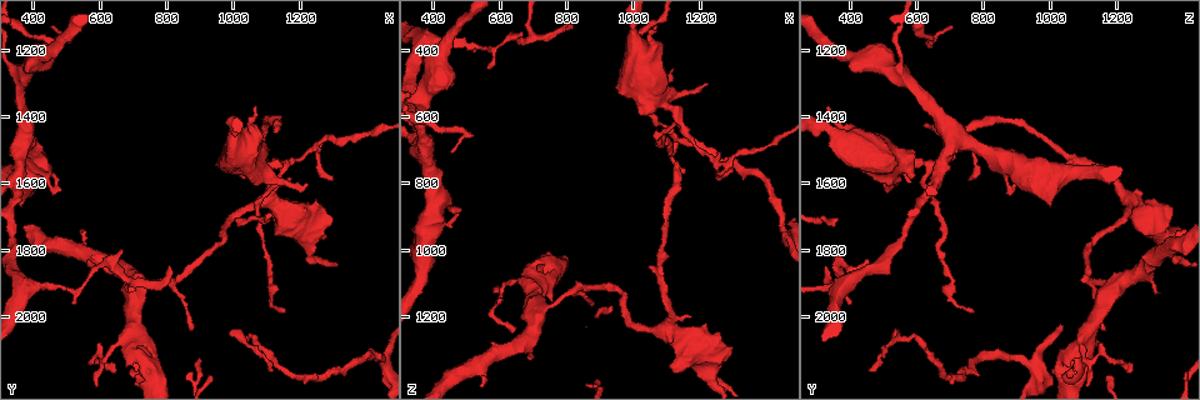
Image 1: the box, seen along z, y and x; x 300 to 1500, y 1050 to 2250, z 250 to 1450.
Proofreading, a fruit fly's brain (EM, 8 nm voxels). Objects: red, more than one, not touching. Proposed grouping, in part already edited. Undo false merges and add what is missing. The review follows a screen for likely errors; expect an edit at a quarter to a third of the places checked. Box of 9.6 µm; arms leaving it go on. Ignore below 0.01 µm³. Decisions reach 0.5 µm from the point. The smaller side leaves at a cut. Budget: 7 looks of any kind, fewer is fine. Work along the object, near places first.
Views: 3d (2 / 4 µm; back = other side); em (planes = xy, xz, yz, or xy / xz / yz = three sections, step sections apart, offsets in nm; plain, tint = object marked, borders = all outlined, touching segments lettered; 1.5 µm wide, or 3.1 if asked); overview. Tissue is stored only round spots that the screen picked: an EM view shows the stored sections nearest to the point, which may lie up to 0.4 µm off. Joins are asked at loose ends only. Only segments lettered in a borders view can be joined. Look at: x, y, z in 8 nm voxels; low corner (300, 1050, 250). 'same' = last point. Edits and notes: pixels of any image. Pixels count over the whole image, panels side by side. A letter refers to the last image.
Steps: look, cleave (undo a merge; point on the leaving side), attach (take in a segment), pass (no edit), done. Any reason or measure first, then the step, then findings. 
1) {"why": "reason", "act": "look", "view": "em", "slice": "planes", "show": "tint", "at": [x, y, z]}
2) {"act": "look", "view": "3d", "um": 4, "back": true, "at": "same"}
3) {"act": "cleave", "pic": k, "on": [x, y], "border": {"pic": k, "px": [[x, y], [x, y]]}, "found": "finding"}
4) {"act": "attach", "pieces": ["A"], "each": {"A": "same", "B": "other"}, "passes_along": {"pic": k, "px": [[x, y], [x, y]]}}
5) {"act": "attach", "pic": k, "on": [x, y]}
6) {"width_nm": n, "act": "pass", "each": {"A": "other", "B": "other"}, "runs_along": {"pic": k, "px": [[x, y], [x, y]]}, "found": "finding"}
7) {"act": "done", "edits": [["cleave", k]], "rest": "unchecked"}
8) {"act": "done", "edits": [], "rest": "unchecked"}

{"why": "an open end", "act": "look", "view": "em", "slice": "planes", "show": "borders", "at": [1070, 1380, 330]}

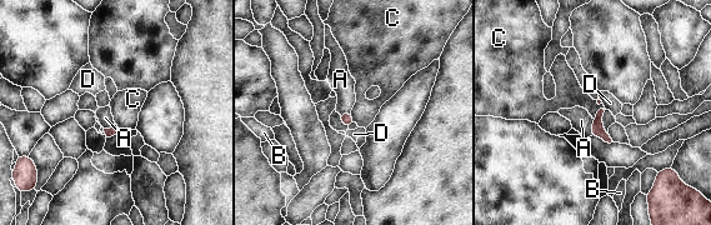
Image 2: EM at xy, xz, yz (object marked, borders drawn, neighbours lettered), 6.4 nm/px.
{"longest_contact_nm": ["A", 110], "act": "pass", "each": {"A": "other", "B": "other", "C": "other", "D": "other"}, "border": {"pic": 2, "px": [[602, 108], [594, 119]]}, "found": "none of them fits"}

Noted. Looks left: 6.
{"why": "branch stops here", "act": "look", "view": "3d", "um": 2, "back": true, "at": [870, 2050, 1160]}

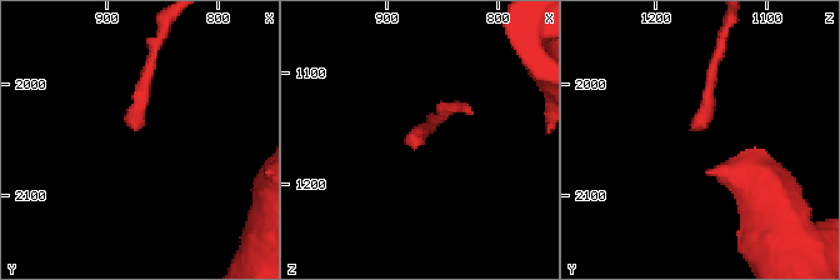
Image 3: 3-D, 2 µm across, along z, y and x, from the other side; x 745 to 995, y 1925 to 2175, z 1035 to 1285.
{"why": "need the tissue", "act": "look", "view": "em", "slice": "planes", "show": "borders", "at": [874, 2042, 1166]}

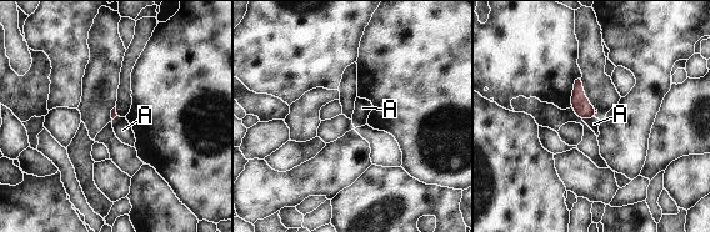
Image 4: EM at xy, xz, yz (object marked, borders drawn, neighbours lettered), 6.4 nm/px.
{"act": "pass", "each": {"A": "other"}, "border": {"pic": 4, "px": [[595, 117], [583, 120]]}, "found": "none of them fits"}

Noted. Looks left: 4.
{"why": "free end", "act": "look", "view": "3d", "um": 2, "at": [560, 1840, 450]}

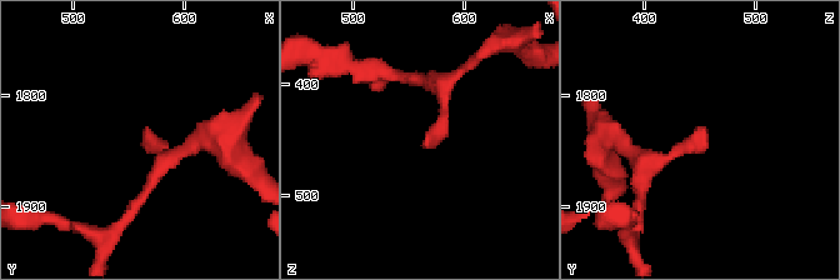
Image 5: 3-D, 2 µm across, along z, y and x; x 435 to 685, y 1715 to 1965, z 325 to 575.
{"why": "now the EM", "act": "look", "view": "em", "slice": "xy", "step": 8, "show": "borders", "at": [562, 1834, 450]}

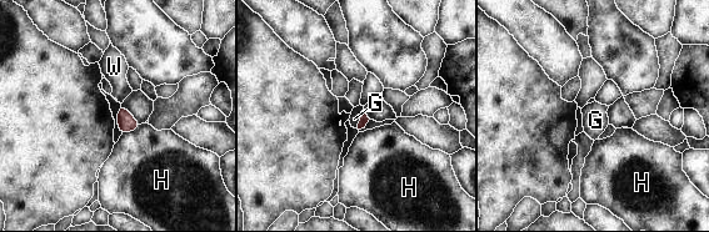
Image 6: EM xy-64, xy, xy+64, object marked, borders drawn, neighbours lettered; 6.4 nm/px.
{"act": "pass", "each": {"G": "other", "H": "other", "W": "other"}, "border": {"pic": 6, "px": [[363, 109], [357, 127]]}, "found": "none of them fits"}

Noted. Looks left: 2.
{"act": "done", "edits": [], "rest": "unchecked"}

